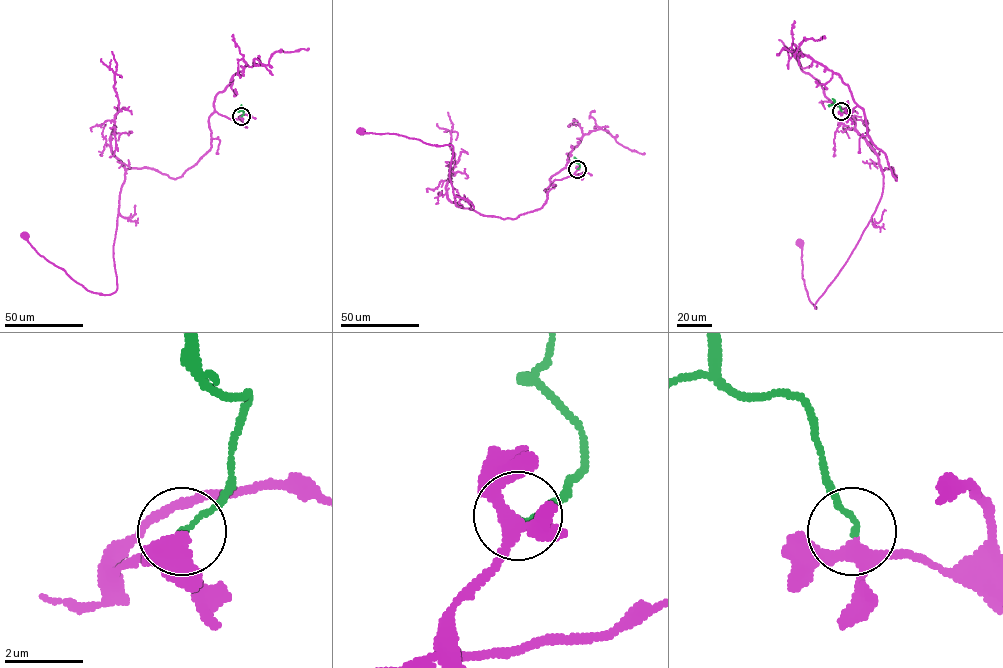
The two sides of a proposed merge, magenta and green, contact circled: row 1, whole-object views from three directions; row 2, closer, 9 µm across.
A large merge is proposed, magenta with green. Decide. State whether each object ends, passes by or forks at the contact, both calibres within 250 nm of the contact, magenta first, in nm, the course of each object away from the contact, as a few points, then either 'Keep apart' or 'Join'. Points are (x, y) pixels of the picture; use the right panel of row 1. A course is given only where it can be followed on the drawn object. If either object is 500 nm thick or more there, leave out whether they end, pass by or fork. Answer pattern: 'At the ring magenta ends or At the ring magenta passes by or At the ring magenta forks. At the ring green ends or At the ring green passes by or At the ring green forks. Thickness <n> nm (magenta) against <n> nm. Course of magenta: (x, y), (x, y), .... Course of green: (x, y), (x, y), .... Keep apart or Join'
At the ring magenta forks. At the ring green ends. Thickness 280 nm (magenta) against 110 nm. Course of magenta: (841, 111), (863, 110), (867, 135), (897, 179), (892, 168), (882, 172), (876, 210), (815, 308), (799, 243). Course of green: (841, 111), (838, 105), (828, 106). Join

